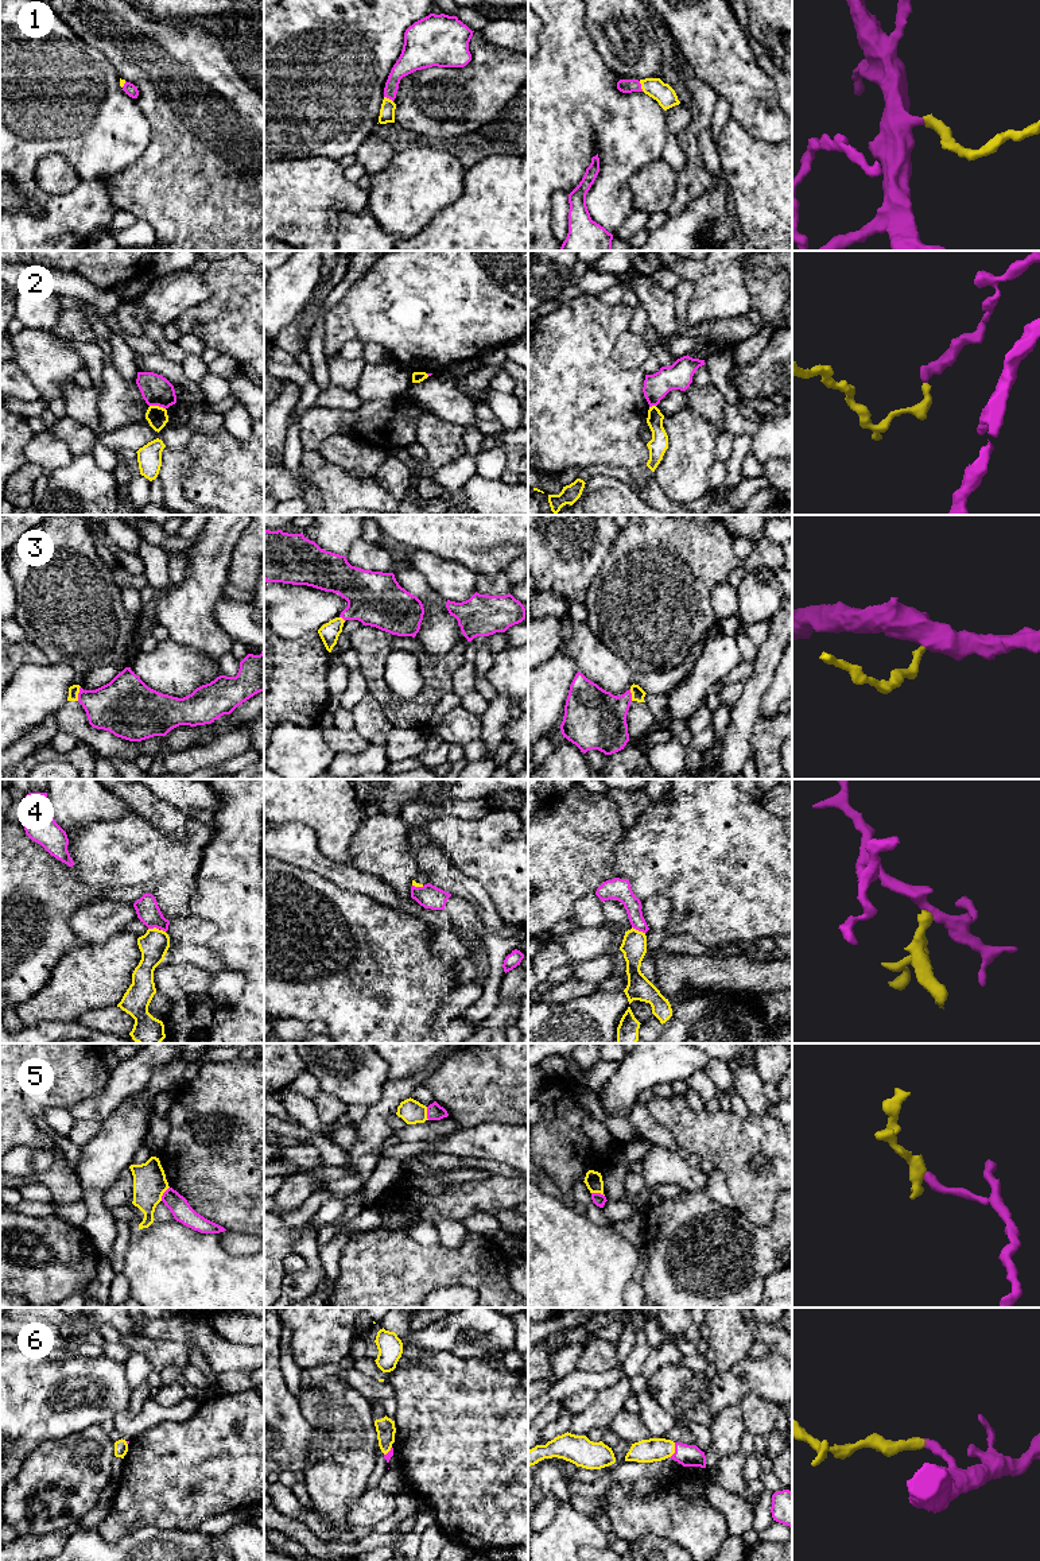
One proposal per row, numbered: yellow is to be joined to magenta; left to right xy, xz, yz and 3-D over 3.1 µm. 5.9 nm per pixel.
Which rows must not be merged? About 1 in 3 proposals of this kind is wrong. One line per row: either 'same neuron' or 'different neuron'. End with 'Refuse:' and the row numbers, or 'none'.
1: same neuron
2: different neuron
3: different neuron
4: same neuron
5: different neuron
6: same neuron
Refuse: 2, 3, 5

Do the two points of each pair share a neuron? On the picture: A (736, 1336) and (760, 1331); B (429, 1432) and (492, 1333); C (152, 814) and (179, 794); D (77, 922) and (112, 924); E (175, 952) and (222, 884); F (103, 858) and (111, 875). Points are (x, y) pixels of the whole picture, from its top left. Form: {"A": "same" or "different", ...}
{"A": "different", "B": "different", "C": "different", "D": "same", "E": "different", "F": "same"}

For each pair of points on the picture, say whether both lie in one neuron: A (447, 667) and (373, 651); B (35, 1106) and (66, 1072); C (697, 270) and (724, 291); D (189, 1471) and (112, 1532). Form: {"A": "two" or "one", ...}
{"A": "one", "B": "one", "C": "one", "D": "one"}

